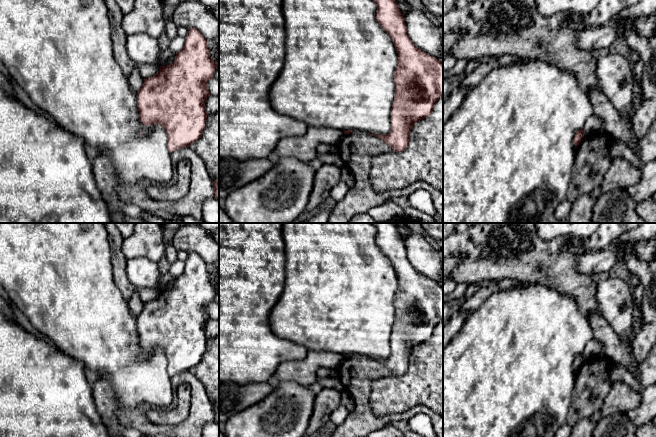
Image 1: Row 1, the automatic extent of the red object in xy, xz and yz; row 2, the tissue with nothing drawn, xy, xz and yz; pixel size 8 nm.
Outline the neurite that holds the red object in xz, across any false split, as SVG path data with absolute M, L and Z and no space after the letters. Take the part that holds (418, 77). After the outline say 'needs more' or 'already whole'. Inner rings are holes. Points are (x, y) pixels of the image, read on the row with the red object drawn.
M373 0L373 1L377 5L376 19L378 23L381 25L381 27L391 37L394 43L394 46L396 48L397 54L398 54L398 62L397 62L395 72L394 72L395 96L394 96L393 105L391 109L391 131L386 135L376 135L376 134L371 134L371 133L368 133L368 134L376 136L380 138L381 140L383 140L386 144L388 144L393 149L393 151L402 152L402 151L405 151L409 145L409 138L410 138L410 134L411 134L411 130L413 126L420 120L429 116L431 112L433 111L435 103L443 96L443 63L440 60L436 59L435 57L428 55L426 52L422 51L421 49L419 49L418 47L414 45L414 43L412 42L412 40L407 34L407 27L405 24L405 19L403 18L403 14L401 13L399 6L395 0Z; already whole

